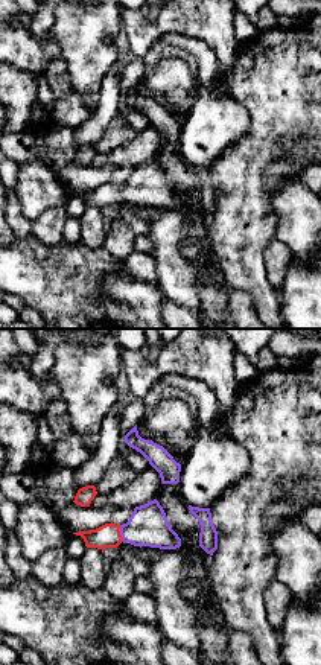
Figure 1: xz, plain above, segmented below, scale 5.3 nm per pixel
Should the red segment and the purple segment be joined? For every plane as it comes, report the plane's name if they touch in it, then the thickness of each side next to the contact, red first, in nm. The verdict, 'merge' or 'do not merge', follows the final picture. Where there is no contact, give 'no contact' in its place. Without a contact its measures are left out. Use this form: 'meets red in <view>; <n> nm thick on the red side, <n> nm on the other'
meets red in xz; 130 nm thick on the red side, 220 nm on the other

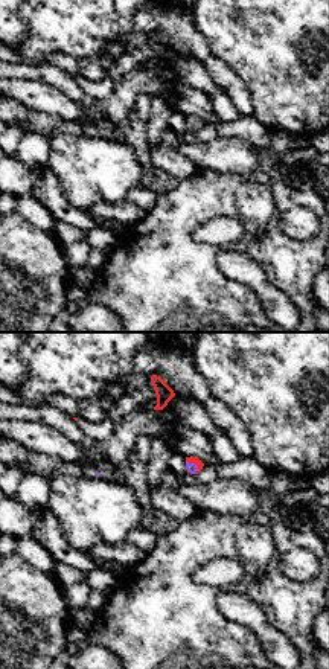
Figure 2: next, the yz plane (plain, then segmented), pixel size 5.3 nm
meets red in yz; 40 nm thick on the red side, 60 nm on the other

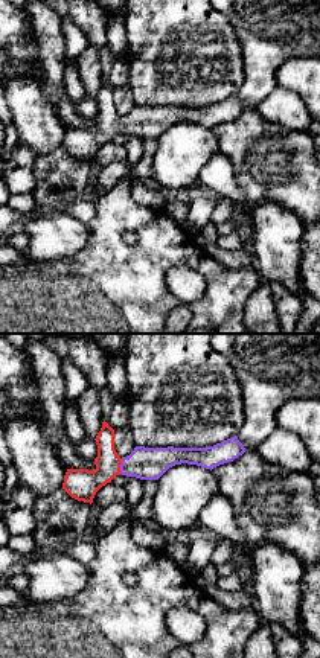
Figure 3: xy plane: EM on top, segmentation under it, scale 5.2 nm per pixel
meets red in xy; 160 nm thick on the red side, 180 nm on the other

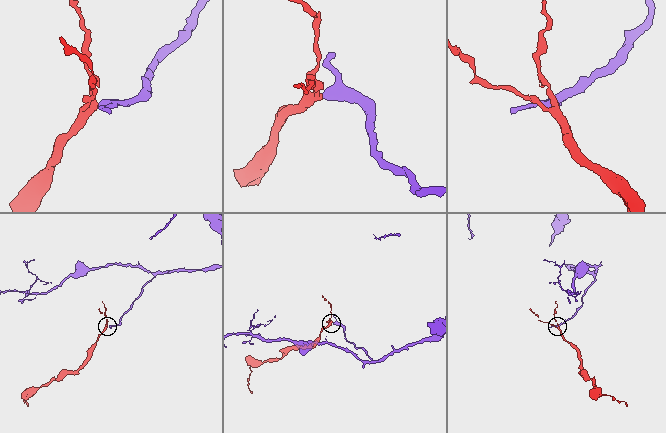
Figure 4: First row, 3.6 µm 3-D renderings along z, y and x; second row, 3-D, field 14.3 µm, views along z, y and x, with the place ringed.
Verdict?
merge

